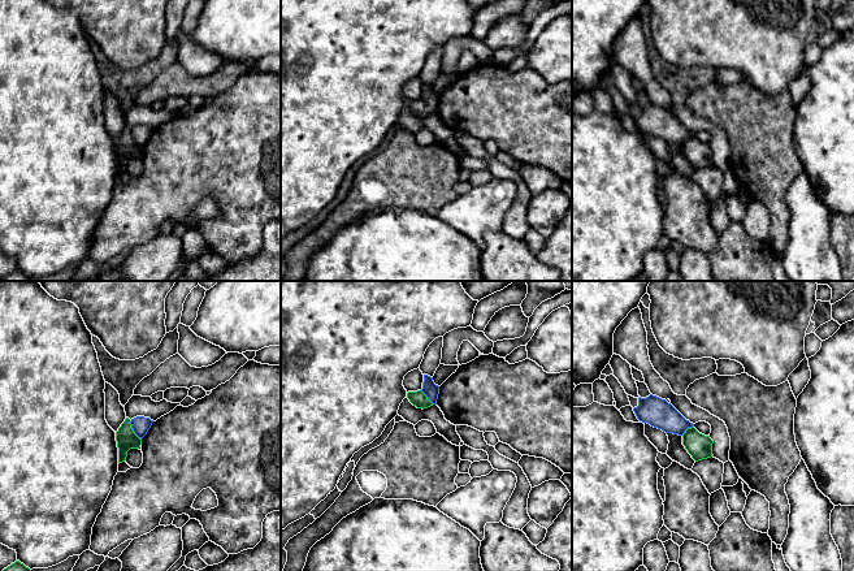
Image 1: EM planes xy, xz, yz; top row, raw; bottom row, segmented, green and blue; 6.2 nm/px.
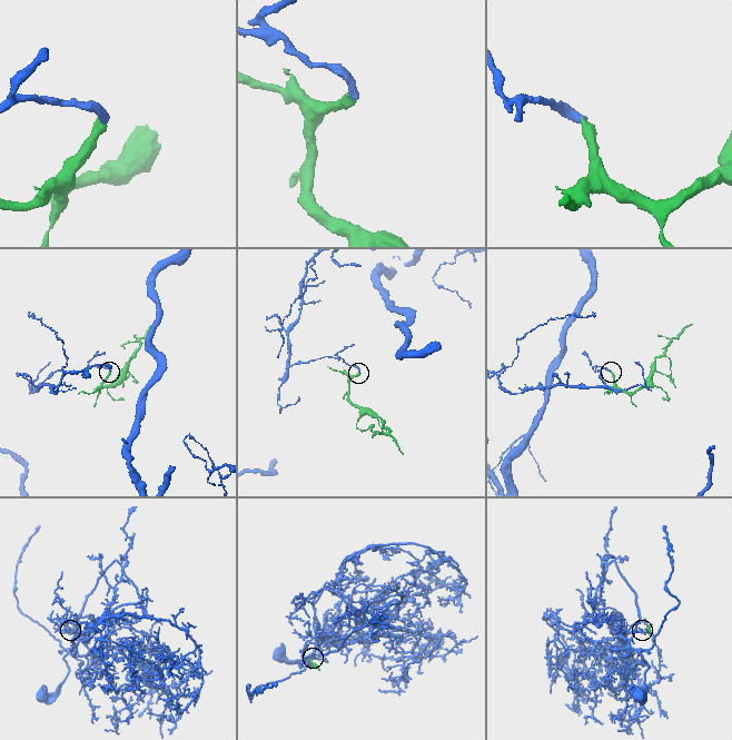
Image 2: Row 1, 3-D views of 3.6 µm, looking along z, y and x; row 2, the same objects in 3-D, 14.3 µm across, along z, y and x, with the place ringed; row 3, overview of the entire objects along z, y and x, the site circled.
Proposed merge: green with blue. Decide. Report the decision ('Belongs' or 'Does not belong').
Does not belong

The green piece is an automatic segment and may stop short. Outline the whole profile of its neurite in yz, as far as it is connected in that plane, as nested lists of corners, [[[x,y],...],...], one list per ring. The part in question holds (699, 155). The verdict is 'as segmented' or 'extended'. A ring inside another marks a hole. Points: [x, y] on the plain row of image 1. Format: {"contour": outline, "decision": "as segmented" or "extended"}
{"contour": [[[694,135],[682,143],[682,153],[695,170],[714,165],[712,152],[710,144],[699,142]]], "decision": "as segmented"}

